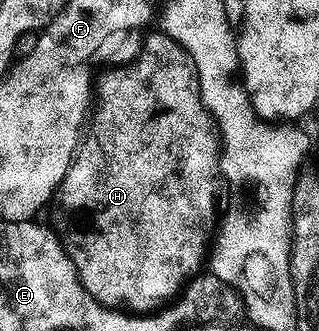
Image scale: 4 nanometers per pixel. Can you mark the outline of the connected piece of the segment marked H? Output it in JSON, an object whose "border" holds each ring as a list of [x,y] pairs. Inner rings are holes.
{"border":[[[156,31],[156,33],[148,32],[144,39],[143,45],[138,46],[137,52],[134,57],[130,58],[126,63],[127,65],[119,65],[116,69],[111,69],[108,73],[98,74],[97,84],[93,89],[93,112],[89,117],[89,128],[86,130],[85,136],[82,138],[81,144],[76,148],[74,157],[71,158],[71,166],[69,171],[65,175],[65,179],[61,179],[59,188],[55,190],[55,196],[53,198],[53,206],[55,205],[55,225],[53,224],[54,232],[57,234],[60,241],[63,242],[63,250],[69,255],[69,259],[73,263],[73,267],[79,273],[79,282],[85,287],[85,291],[89,291],[89,295],[93,295],[93,299],[97,299],[97,303],[101,303],[105,307],[110,309],[117,309],[120,311],[126,311],[132,315],[151,315],[156,312],[155,309],[158,305],[166,303],[170,297],[180,296],[181,290],[186,286],[187,282],[192,277],[196,276],[204,268],[205,262],[209,257],[209,246],[213,241],[213,234],[217,229],[217,221],[215,217],[215,196],[219,193],[219,185],[221,186],[221,174],[219,172],[219,155],[221,152],[221,138],[219,136],[218,128],[215,121],[211,117],[211,113],[205,107],[205,103],[201,99],[199,94],[199,80],[195,74],[195,64],[191,62],[191,57],[188,55],[181,46],[176,43],[175,40],[169,34]]]}

